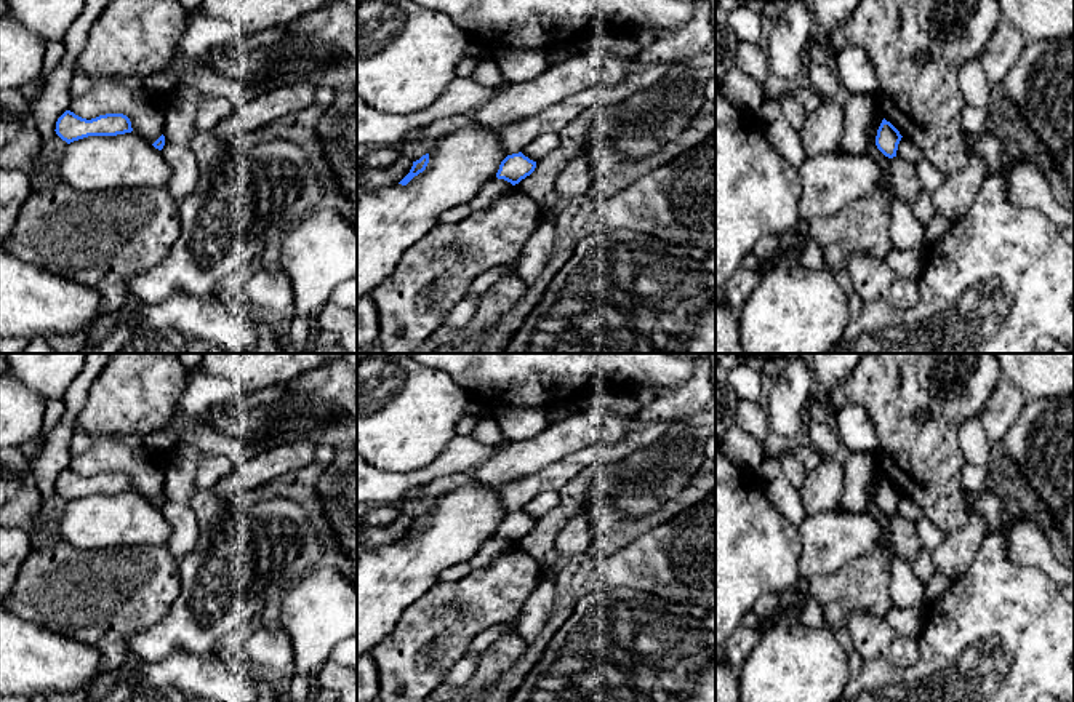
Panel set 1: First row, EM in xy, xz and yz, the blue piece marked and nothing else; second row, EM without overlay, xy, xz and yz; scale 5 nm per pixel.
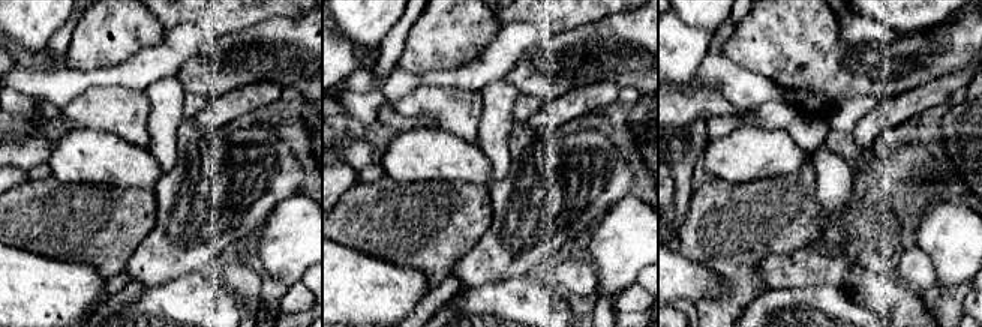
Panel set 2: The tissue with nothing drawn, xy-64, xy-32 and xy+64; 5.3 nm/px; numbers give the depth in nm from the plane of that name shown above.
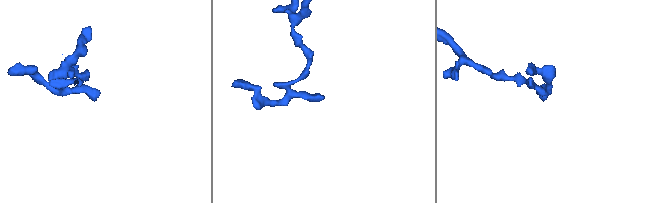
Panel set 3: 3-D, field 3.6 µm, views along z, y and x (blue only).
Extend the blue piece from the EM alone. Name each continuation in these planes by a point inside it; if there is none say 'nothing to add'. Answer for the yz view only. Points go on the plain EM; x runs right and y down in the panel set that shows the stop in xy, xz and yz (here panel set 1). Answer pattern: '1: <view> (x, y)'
nothing to add

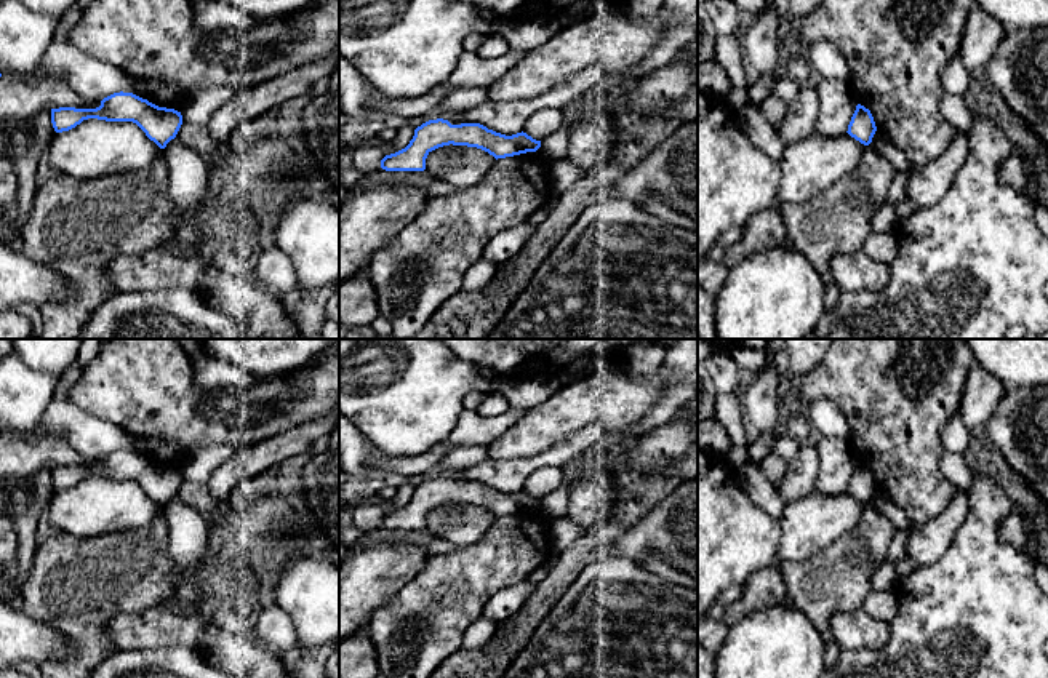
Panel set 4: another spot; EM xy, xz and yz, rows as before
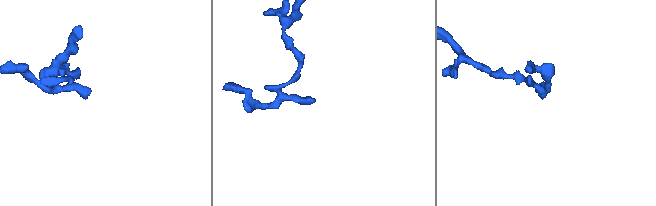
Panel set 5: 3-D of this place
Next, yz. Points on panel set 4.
nothing to add

